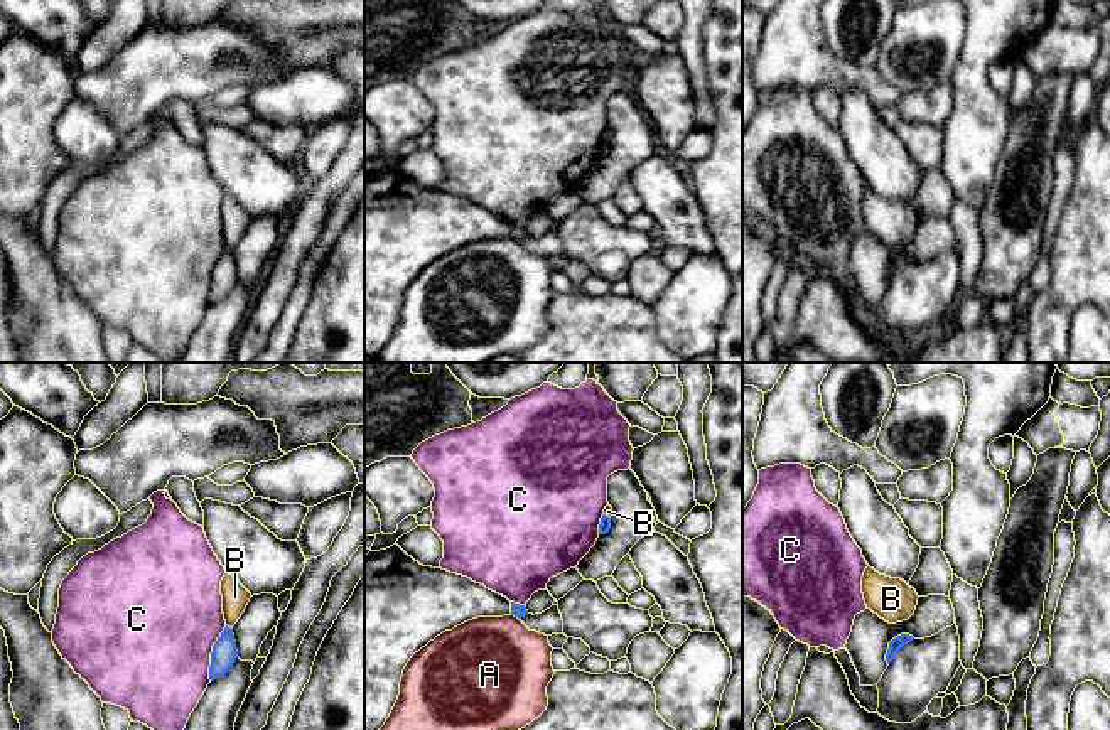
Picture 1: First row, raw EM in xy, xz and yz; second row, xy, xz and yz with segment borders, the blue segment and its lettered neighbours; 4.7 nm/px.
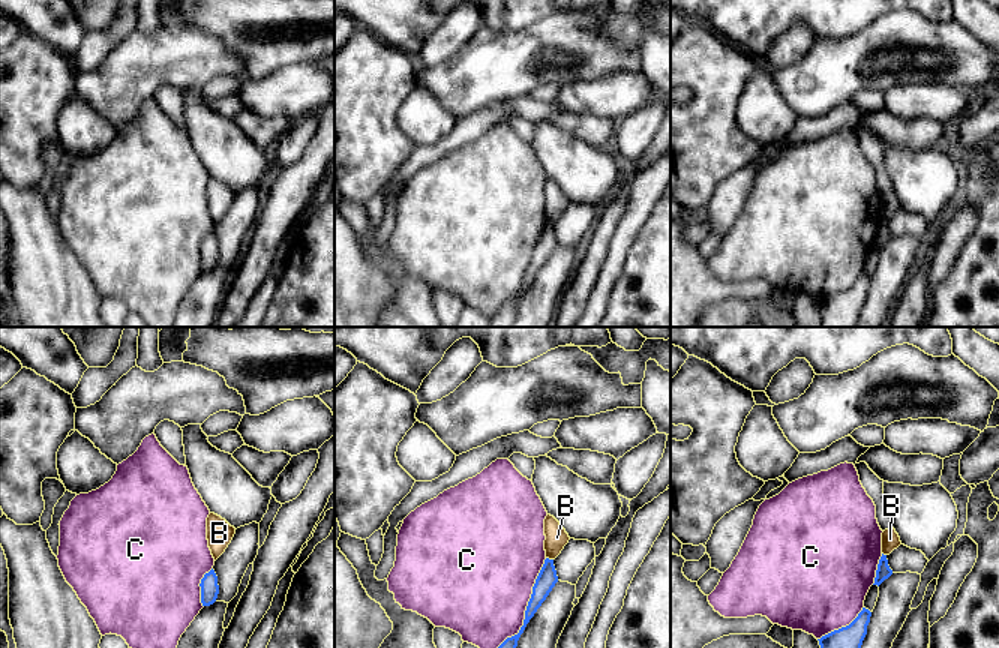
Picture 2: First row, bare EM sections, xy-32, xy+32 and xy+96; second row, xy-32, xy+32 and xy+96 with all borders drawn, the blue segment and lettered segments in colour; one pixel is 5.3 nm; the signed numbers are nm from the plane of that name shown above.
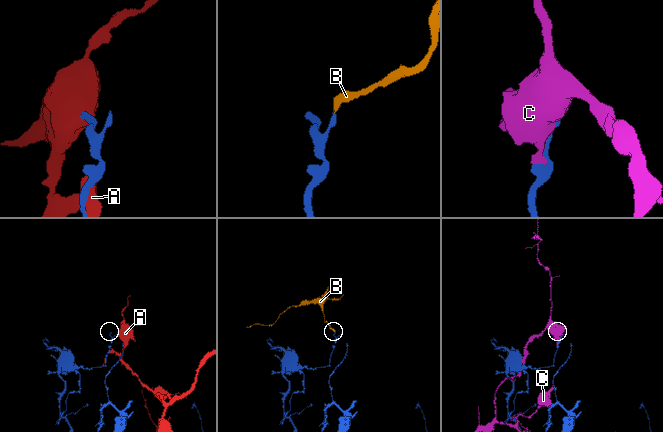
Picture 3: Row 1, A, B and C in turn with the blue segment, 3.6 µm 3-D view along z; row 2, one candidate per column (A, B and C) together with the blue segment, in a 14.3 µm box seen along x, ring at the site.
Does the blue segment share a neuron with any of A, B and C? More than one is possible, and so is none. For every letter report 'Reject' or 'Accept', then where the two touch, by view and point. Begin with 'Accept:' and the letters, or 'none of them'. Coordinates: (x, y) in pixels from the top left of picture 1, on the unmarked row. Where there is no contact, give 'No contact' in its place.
Accept: none of them
A: Reject. Touches blue at xz (515, 238)
B: Reject. Touches blue at xy (226, 248)
C: Reject. Touches blue at xy (211, 275)

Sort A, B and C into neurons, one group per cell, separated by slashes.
A / B / C

